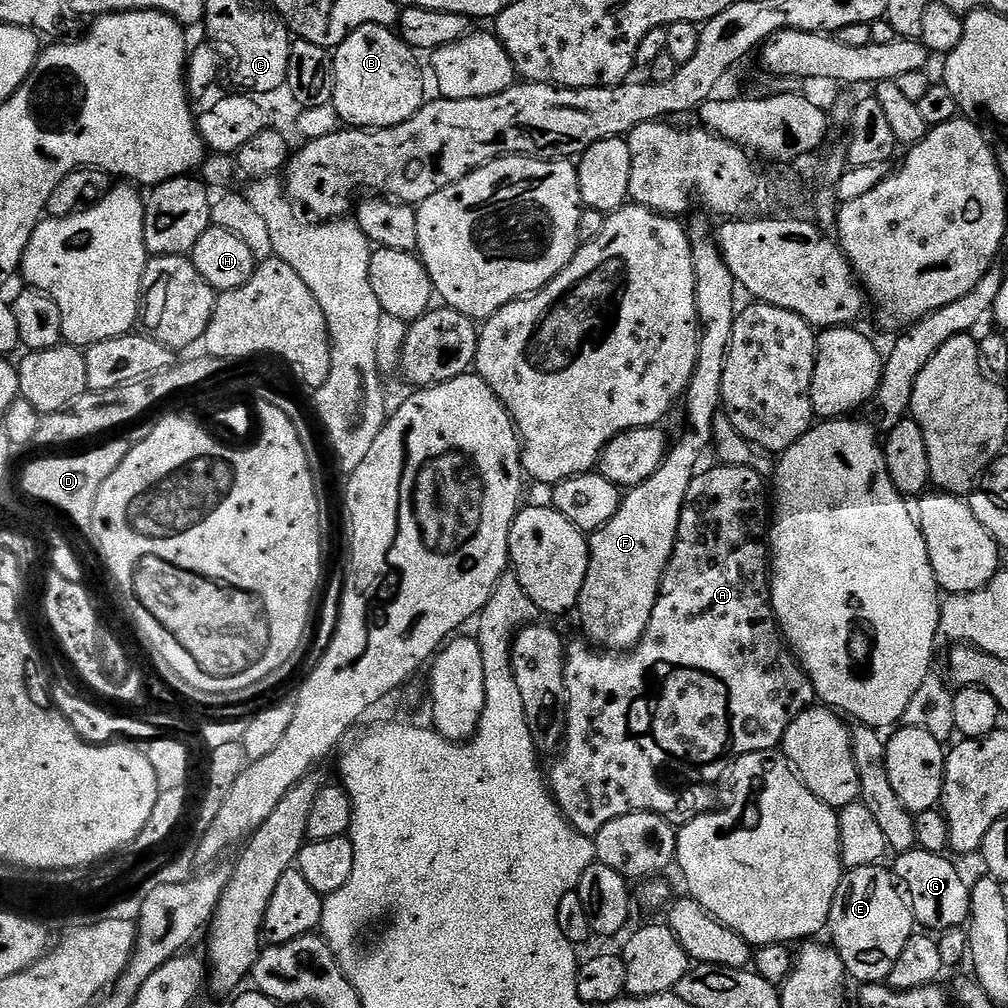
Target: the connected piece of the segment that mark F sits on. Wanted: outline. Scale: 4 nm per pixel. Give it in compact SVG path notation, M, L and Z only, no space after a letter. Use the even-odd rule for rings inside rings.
M704 216L694 217L692 224L687 225L694 258L694 298L700 319L700 345L694 374L682 397L684 429L677 440L675 437L658 470L637 488L623 493L618 514L614 514L606 526L591 533L588 542L588 569L578 613L584 623L583 635L604 650L619 653L631 650L644 636L660 593L660 580L674 554L686 490L690 490L690 482L698 474L704 451L713 447L715 418L722 412L722 370L726 370L728 347L734 334L738 285L716 245L713 225L708 225L709 217Z

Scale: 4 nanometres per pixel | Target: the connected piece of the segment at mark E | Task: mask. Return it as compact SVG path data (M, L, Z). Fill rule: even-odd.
M883 863L874 866L858 866L845 871L838 886L838 894L834 898L834 906L830 910L830 933L832 932L831 947L842 958L844 971L864 984L879 984L887 981L890 970L894 970L894 962L902 950L906 950L906 942L914 934L914 917L912 905L908 903L901 885L891 871L884 869Z

